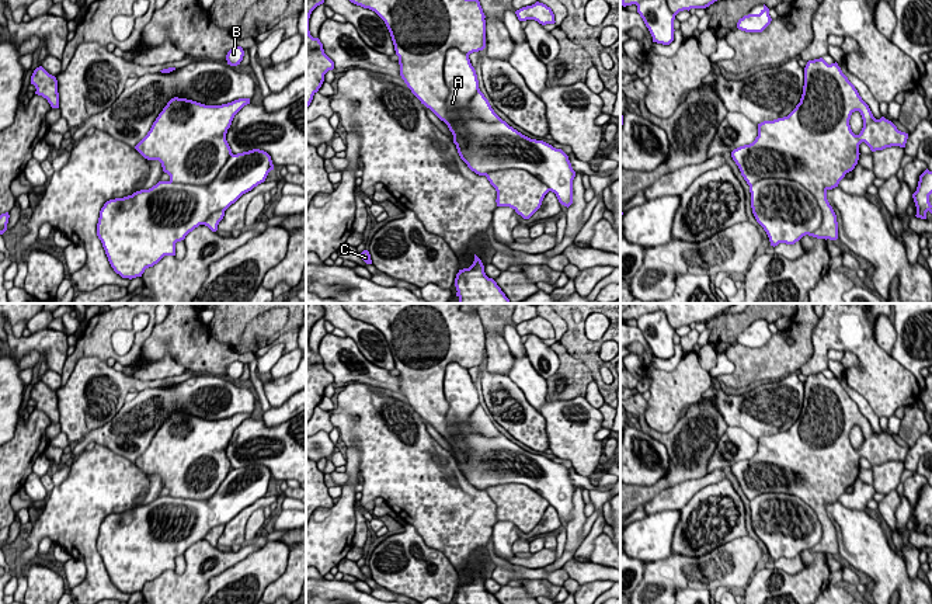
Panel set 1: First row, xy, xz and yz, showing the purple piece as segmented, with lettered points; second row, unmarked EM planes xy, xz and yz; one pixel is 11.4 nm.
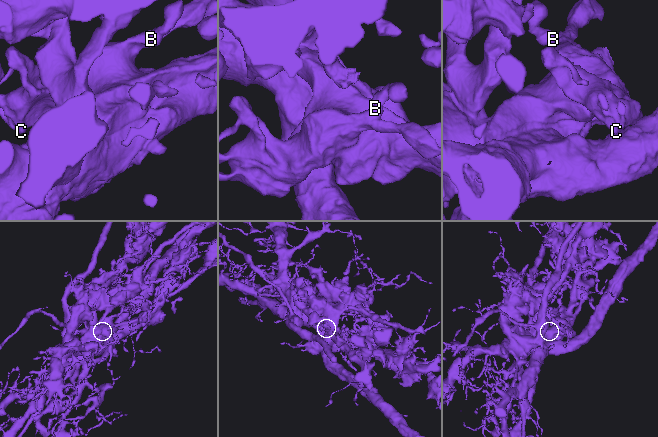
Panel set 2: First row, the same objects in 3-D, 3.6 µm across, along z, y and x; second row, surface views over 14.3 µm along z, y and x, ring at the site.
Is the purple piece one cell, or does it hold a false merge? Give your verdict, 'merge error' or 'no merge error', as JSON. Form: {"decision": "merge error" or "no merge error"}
{"decision": "merge error"}

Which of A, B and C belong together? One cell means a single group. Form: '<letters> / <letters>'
A / B C

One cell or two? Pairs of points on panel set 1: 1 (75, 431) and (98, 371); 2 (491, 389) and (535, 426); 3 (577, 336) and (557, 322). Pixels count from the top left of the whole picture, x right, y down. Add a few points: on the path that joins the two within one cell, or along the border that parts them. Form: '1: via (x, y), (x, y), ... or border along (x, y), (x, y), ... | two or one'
1: via (77, 416), (94, 394), (94, 386) | one
2: via (504, 396), (518, 408), (522, 408), (525, 413) | one
3: border along (562, 318), (566, 323), (566, 332), (559, 340) | two

